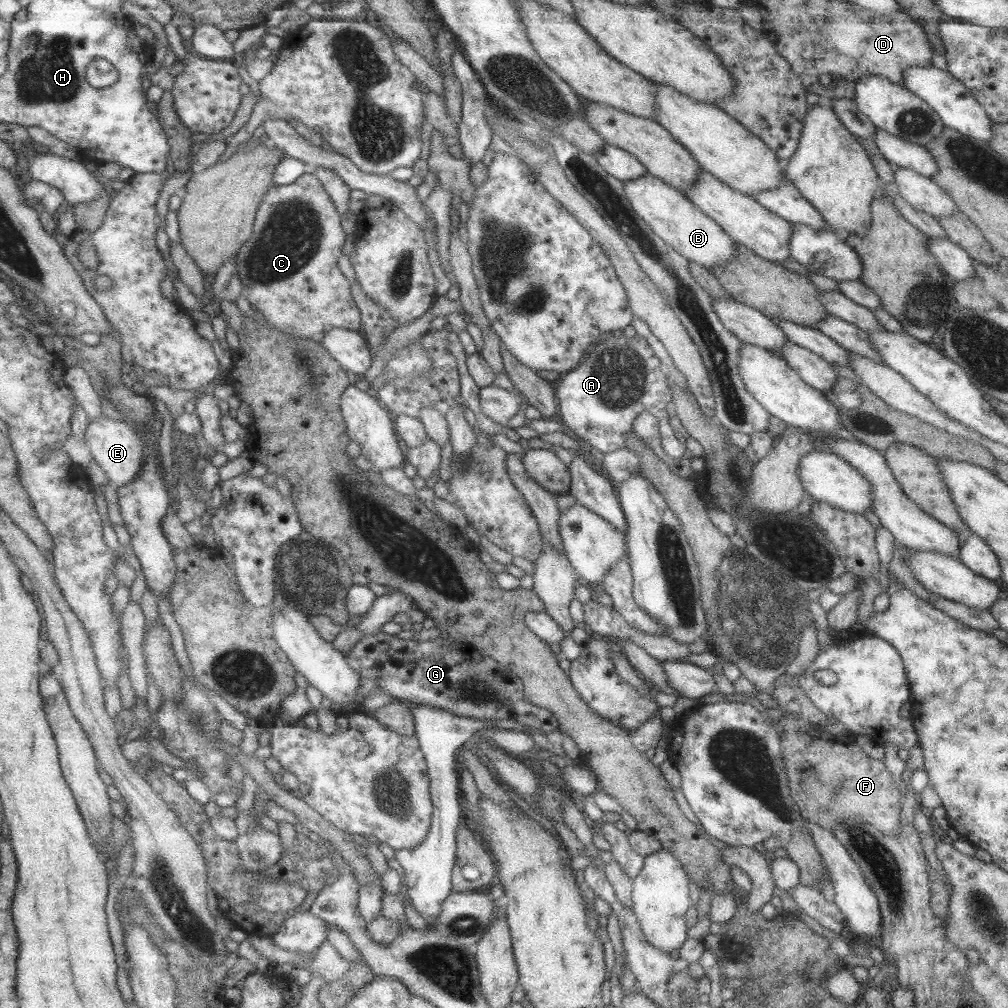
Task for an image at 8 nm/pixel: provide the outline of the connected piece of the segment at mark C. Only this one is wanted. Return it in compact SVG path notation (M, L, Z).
M310 171L300 174L292 183L269 186L262 196L254 216L253 232L233 257L243 295L273 328L318 342L333 328L360 331L360 312L350 294L350 282L337 267L337 258L342 255L345 240L339 221L332 200Z

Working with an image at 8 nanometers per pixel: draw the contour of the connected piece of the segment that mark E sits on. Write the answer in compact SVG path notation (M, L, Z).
M101 412L98 419L91 419L85 433L87 446L92 450L92 455L97 464L105 472L107 478L115 488L123 486L131 486L130 482L134 481L139 473L142 473L143 465L145 465L145 450L142 436L129 425L128 421L118 421L109 415Z

